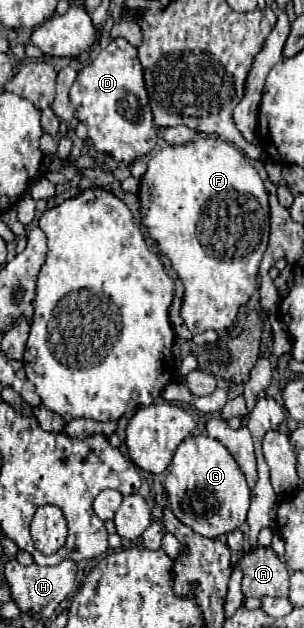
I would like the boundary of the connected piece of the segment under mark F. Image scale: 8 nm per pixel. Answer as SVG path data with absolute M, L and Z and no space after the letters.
M209 136L209 138L199 138L199 140L191 140L187 144L181 146L167 146L163 150L159 150L147 164L147 172L141 178L141 186L139 186L139 200L141 200L141 214L143 214L143 224L149 230L149 236L157 242L159 250L171 260L175 272L179 274L179 280L185 286L185 298L183 298L183 306L181 306L181 318L185 320L187 328L197 334L197 332L205 332L205 330L215 330L219 334L223 334L235 320L239 306L243 306L251 294L257 290L257 270L259 270L259 262L263 258L263 252L267 248L267 240L269 240L269 194L263 186L263 180L259 178L257 170L251 166L251 162L245 158L243 150L239 150L235 144L229 144L217 136Z

